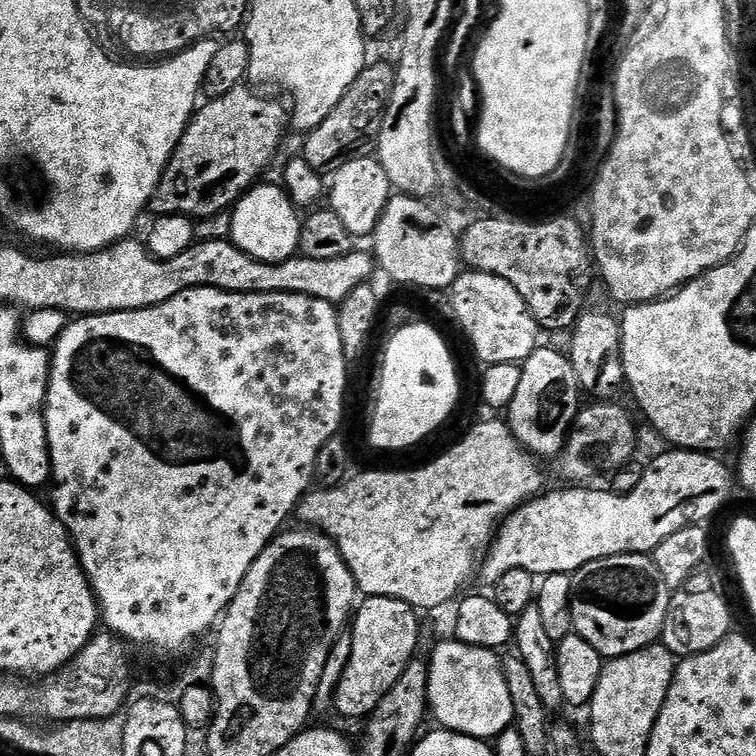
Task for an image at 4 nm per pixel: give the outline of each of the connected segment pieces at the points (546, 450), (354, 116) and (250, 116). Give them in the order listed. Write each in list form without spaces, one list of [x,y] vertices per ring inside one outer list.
[[[537,347],[520,364],[522,378],[518,381],[518,391],[507,406],[506,423],[516,441],[533,456],[556,458],[563,452],[566,437],[580,413],[582,389],[567,355],[561,349],[559,352],[556,348],[544,347]]]
[[[369,63],[358,74],[358,78],[346,90],[342,102],[326,114],[324,121],[312,132],[303,137],[304,152],[302,158],[315,172],[331,174],[337,172],[346,162],[354,158],[366,158],[376,151],[378,134],[382,126],[384,111],[396,85],[396,69],[390,63]]]
[[[241,86],[230,90],[230,94],[222,94],[222,98],[217,100],[208,100],[201,103],[196,111],[192,114],[192,121],[186,126],[186,130],[182,134],[182,138],[178,142],[178,146],[174,150],[174,154],[170,158],[170,162],[166,166],[166,170],[162,174],[162,178],[158,182],[158,186],[152,195],[151,211],[155,211],[155,215],[159,216],[186,216],[189,218],[203,218],[213,216],[219,212],[229,211],[235,205],[236,201],[253,187],[261,179],[260,176],[272,164],[272,159],[276,156],[276,151],[280,148],[280,143],[284,140],[284,131],[289,131],[290,128],[290,112],[287,107],[284,108],[276,100],[267,100],[264,96],[259,96],[256,92],[251,92],[248,86]]]

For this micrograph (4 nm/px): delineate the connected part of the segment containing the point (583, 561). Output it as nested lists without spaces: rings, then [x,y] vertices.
[[[668,450],[651,465],[645,467],[642,482],[634,486],[634,490],[625,496],[617,496],[611,490],[599,492],[596,486],[564,486],[561,492],[545,491],[539,496],[527,500],[521,508],[508,515],[503,524],[496,529],[487,552],[482,557],[478,568],[478,576],[488,586],[498,582],[506,570],[526,570],[537,578],[550,574],[577,572],[590,562],[598,562],[598,558],[610,558],[618,554],[634,554],[643,552],[651,554],[670,534],[678,534],[688,524],[704,524],[732,496],[734,488],[734,472],[723,464],[723,459],[706,452],[691,450]]]

